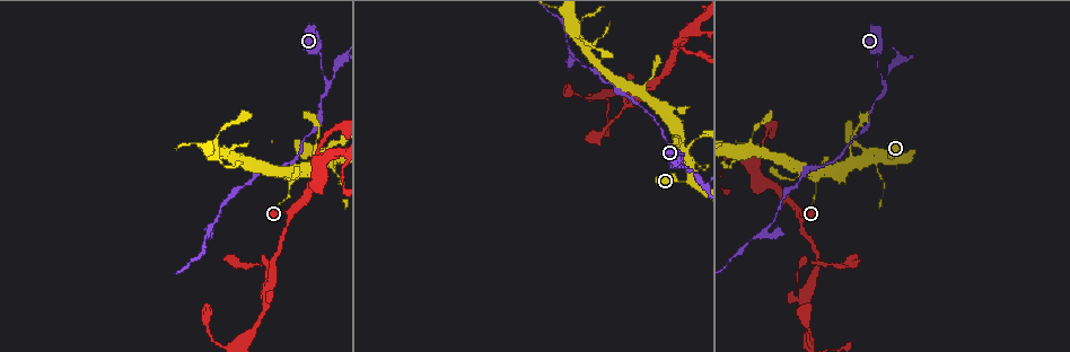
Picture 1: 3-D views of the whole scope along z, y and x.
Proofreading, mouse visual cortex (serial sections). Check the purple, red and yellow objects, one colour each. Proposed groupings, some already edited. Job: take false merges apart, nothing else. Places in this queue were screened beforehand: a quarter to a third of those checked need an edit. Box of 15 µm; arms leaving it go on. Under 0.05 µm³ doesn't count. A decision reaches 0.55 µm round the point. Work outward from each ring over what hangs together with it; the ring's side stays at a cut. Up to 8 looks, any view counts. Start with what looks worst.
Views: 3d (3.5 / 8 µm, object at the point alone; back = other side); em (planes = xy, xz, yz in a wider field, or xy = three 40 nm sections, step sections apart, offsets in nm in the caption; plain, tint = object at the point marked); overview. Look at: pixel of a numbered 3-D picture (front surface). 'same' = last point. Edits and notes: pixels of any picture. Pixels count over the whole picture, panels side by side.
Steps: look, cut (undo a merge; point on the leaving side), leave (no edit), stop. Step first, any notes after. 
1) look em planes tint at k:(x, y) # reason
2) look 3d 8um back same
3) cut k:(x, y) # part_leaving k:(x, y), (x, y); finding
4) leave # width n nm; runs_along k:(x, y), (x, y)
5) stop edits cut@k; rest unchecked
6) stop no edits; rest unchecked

look 3d 3.5um at 1:(325, 82) # sudden change in width

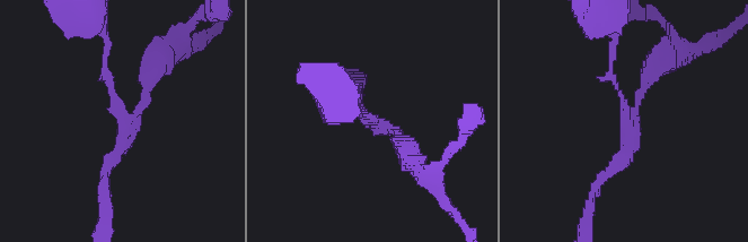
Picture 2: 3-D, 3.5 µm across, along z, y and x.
look em xy step 5 tint at 2:(627, 117) # arms 3; arm_widths 100, 200, 200 nm; now the EM

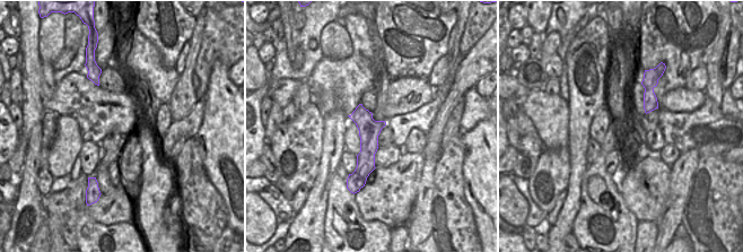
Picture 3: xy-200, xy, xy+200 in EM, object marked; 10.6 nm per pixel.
leave # runs_along 2:(105, 49), (125, 126), (105, 178); one cell here

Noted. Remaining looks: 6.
look 3d 3.5um at 1:(767, 230) # sharp bend

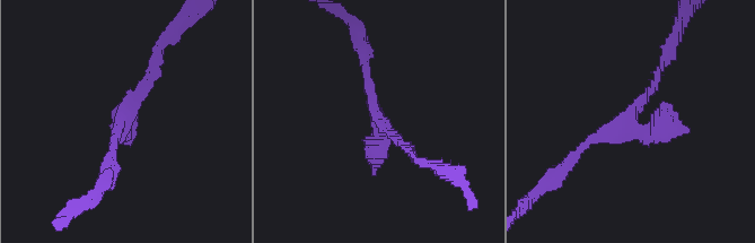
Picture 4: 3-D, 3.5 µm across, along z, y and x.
look em xy step 5 tint at 4:(125, 117) # shape alone is not enough

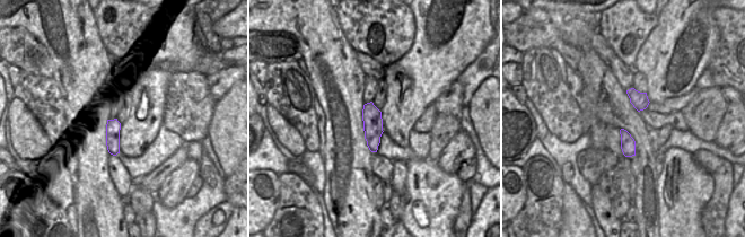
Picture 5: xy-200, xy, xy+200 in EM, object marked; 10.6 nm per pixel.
leave # one cell here

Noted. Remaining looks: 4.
look 3d 3.5um at 1:(793, 207) # abrupt turn

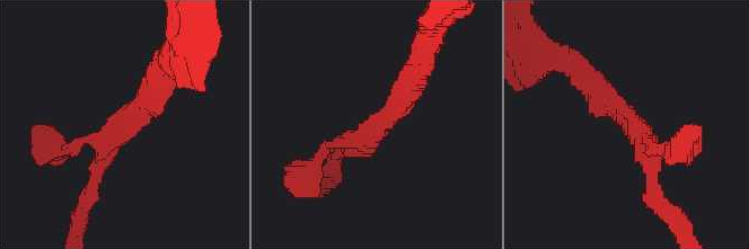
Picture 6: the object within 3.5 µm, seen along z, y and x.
leave # runs_along 6:(71, 150), (103, 147), (158, 77); one cell here

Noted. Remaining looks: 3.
stop no edits; rest unchecked

